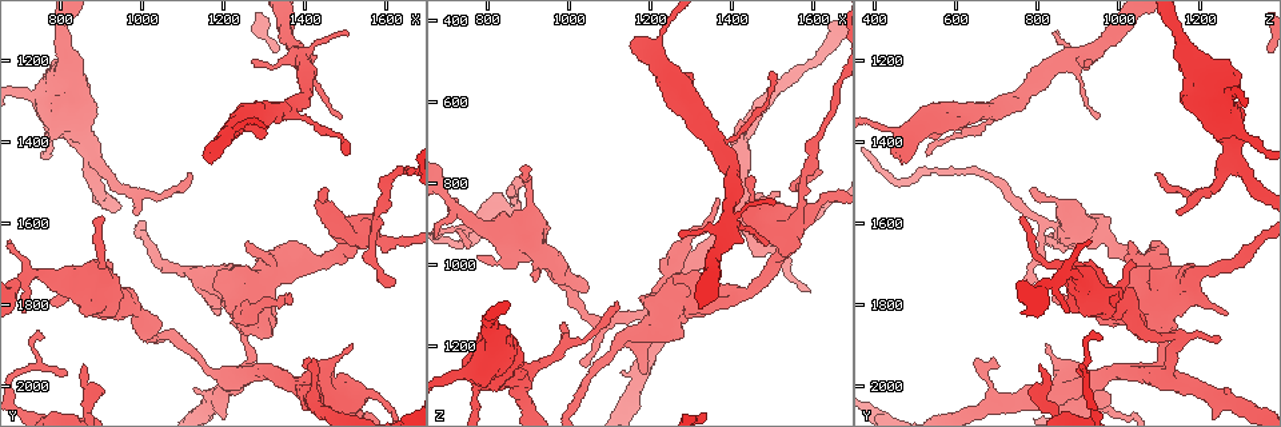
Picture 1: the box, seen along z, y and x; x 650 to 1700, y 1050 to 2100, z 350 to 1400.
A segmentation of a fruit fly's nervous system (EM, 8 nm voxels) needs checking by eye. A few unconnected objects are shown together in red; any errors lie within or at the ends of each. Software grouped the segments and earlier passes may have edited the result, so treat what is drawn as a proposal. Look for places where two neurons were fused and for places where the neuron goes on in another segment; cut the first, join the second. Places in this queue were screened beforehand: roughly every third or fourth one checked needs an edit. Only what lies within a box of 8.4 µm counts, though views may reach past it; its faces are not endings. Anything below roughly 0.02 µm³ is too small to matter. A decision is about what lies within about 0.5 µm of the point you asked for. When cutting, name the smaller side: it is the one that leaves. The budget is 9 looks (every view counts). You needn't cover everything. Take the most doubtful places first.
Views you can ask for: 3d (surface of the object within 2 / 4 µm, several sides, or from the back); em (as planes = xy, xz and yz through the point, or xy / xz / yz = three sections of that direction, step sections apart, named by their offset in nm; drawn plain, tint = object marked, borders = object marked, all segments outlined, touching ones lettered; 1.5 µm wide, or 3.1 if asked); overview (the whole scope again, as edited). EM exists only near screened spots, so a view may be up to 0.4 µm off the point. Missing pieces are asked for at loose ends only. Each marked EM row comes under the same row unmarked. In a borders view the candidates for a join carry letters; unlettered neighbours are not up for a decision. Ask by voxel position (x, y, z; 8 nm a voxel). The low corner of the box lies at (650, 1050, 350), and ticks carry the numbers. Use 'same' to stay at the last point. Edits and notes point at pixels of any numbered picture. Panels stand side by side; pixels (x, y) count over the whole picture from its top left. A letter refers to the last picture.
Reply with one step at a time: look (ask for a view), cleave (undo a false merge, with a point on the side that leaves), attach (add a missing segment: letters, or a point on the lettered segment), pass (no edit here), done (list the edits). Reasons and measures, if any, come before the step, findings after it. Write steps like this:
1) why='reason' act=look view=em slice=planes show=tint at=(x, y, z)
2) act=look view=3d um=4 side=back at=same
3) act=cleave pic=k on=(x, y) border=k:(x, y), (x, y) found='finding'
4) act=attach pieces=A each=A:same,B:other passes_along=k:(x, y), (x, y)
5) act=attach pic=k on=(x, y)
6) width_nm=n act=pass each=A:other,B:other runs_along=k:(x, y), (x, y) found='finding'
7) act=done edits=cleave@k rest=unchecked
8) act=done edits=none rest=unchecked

why='branch stops here' act=look view=3d um=4 at=(1165, 1450, 475)

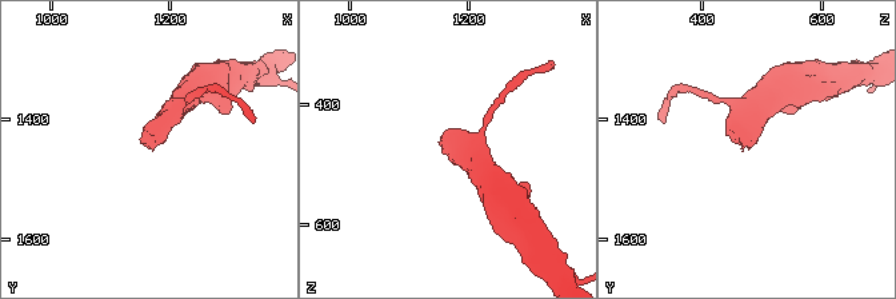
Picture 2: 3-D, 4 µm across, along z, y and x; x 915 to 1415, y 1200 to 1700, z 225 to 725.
why='shape alone is not enough' act=look view=em slice=xy step=4 show=borders at=(1160, 1445, 480)

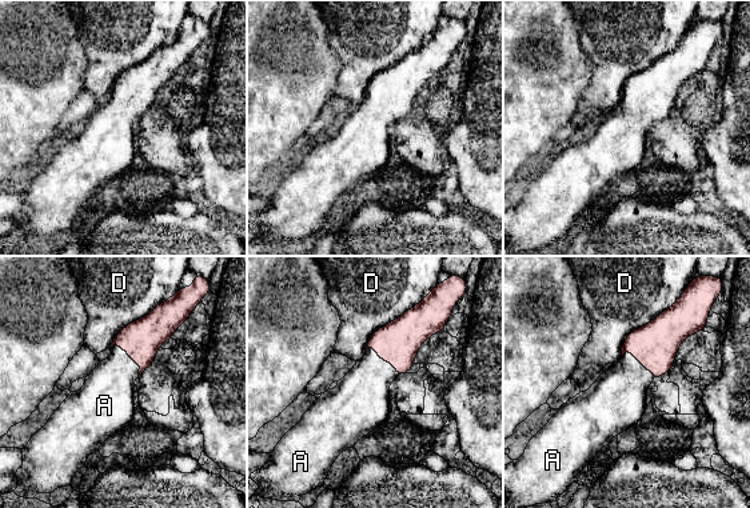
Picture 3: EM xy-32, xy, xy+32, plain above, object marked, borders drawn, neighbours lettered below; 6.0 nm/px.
act=attach pieces=A each=A:same,D:other passes_along=3:(654, 346), (638, 360), (618, 396) found='it goes on there'

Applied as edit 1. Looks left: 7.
why='see it whole again' act=look view=overview

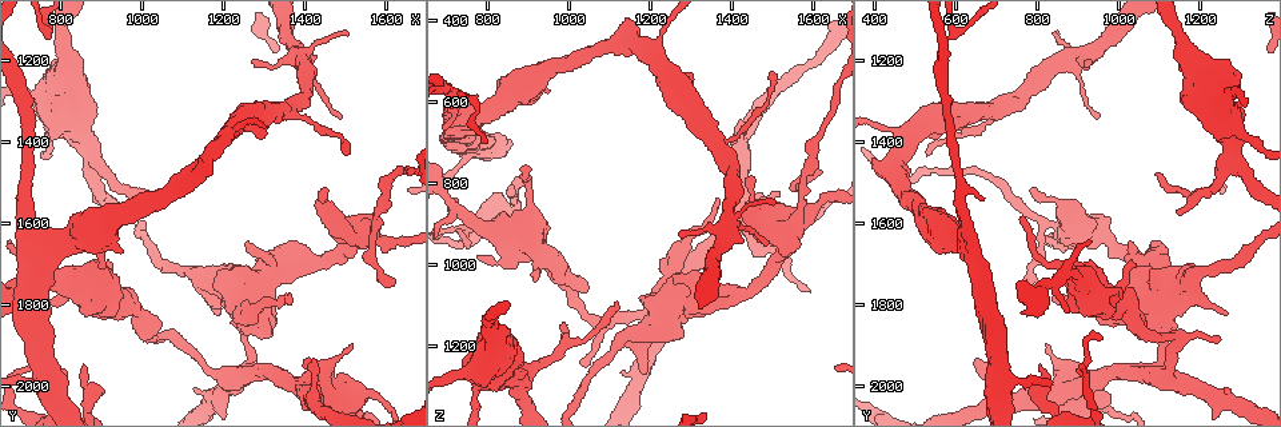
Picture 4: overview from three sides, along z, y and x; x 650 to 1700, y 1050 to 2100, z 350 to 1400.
why='branch stops here' act=look view=em slice=planes show=borders at=(905, 2010, 790)

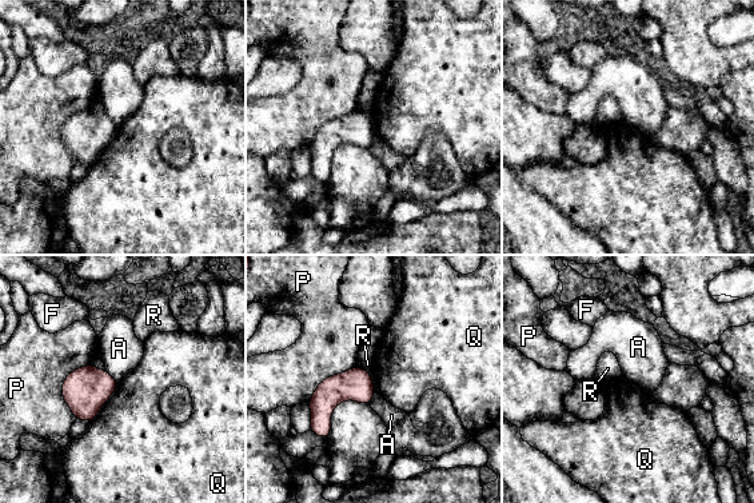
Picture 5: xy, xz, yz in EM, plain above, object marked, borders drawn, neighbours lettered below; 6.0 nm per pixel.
act=pass each=A:other,F:other,P:other,Q:other,R:other border=5:(118, 383), (114, 392), (91, 422) found='none of them fits'

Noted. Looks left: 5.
why='calibre changes' act=look view=em slice=yz step=4 show=tint at=(1570, 1635, 830)

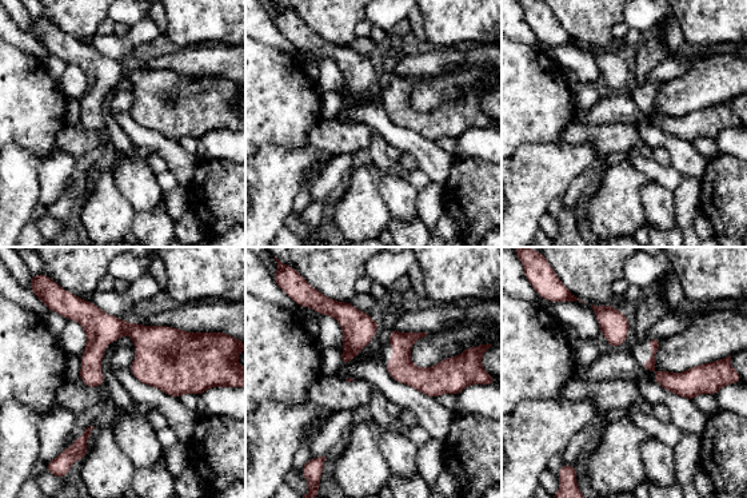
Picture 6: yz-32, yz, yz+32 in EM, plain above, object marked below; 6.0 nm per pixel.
why='cut it another way' act=look view=em slice=planes show=borders at=same

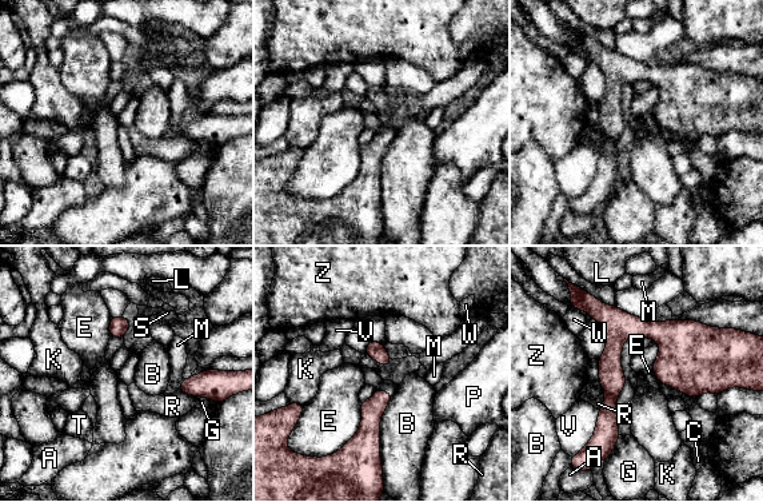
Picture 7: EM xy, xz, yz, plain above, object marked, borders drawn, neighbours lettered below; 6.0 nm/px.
act=pass each=A:other,B:other,C:other,E:other,G:other,K:other,L:other,M:other,P:other,R:other,S:other,T:other,V:other,W:other,Z:other border=7:(362, 403), (359, 429), (334, 453) found='continuous, no second neuron'

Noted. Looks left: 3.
why='free end' act=look view=em slice=yz step=8 show=tint at=(1370, 1790, 835)

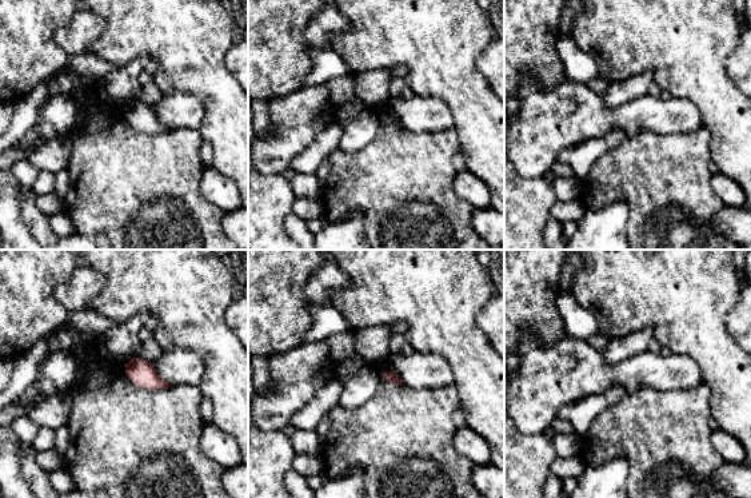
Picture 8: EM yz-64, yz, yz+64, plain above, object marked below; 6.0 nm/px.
why='cut it another way' act=look view=em slice=planes show=borders at=same

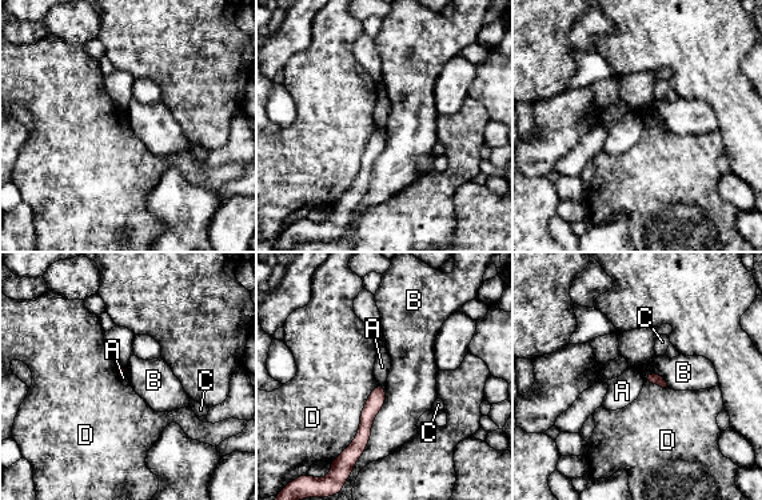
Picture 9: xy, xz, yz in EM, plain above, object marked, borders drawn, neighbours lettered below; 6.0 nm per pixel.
act=pass each=A:other,B:other,C:other,D:other found='none of them fits'

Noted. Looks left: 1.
act=done edits=attach@3 rest=unchecked

